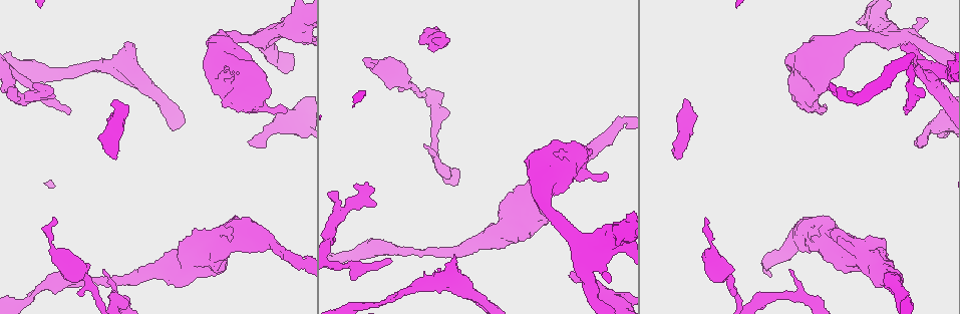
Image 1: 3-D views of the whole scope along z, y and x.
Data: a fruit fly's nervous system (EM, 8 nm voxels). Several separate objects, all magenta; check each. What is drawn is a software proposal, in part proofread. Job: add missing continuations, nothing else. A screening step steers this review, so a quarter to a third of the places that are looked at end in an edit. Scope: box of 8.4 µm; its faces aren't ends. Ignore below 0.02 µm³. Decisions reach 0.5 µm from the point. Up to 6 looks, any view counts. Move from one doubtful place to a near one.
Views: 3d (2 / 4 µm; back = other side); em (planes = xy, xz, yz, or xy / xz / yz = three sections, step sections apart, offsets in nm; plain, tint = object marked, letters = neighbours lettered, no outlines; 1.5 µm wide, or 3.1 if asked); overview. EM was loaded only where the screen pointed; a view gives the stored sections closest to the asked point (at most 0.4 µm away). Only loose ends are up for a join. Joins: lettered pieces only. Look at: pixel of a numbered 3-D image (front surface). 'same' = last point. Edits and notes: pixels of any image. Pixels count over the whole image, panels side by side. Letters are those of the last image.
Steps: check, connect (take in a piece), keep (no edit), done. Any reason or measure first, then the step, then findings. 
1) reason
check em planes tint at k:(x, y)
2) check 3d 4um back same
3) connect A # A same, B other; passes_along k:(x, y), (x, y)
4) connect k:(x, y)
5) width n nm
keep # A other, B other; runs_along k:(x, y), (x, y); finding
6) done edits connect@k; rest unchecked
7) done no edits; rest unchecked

an open end
check 3d 4um at 1:(907, 111)

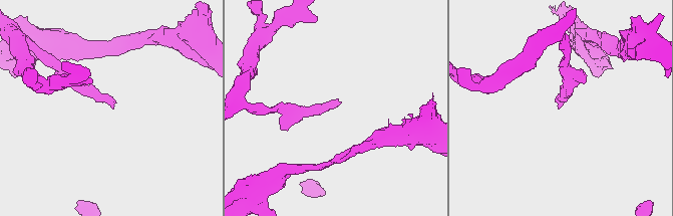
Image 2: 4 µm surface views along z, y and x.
need the tissue
check em planes letters at 2:(340, 102)

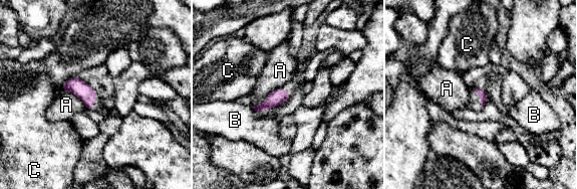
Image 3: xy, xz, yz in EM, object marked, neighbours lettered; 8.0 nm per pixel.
connect A # A same, B other, C other; it goes on there

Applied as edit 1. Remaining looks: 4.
see it whole again
check overview

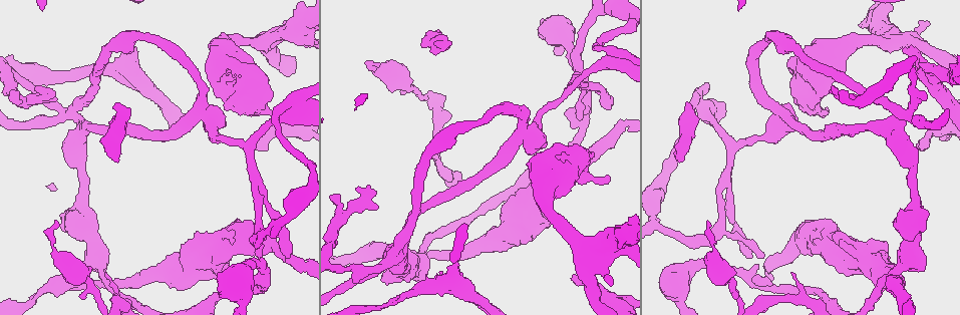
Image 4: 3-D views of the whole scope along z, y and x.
free end
check 3d 2um at 4:(903, 48)

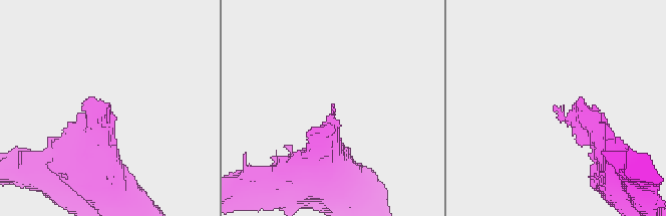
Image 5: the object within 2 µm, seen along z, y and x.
now the EM
check em planes letters at 5:(109, 106)

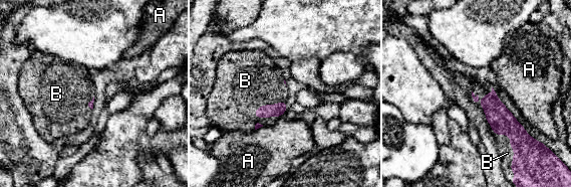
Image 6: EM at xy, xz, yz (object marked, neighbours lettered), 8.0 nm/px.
connect B # A other, B same; passes_along 6:(277, 110), (268, 105), (251, 78); it goes on there

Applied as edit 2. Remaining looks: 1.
done edits connect@3, connect@6; rest unchecked

